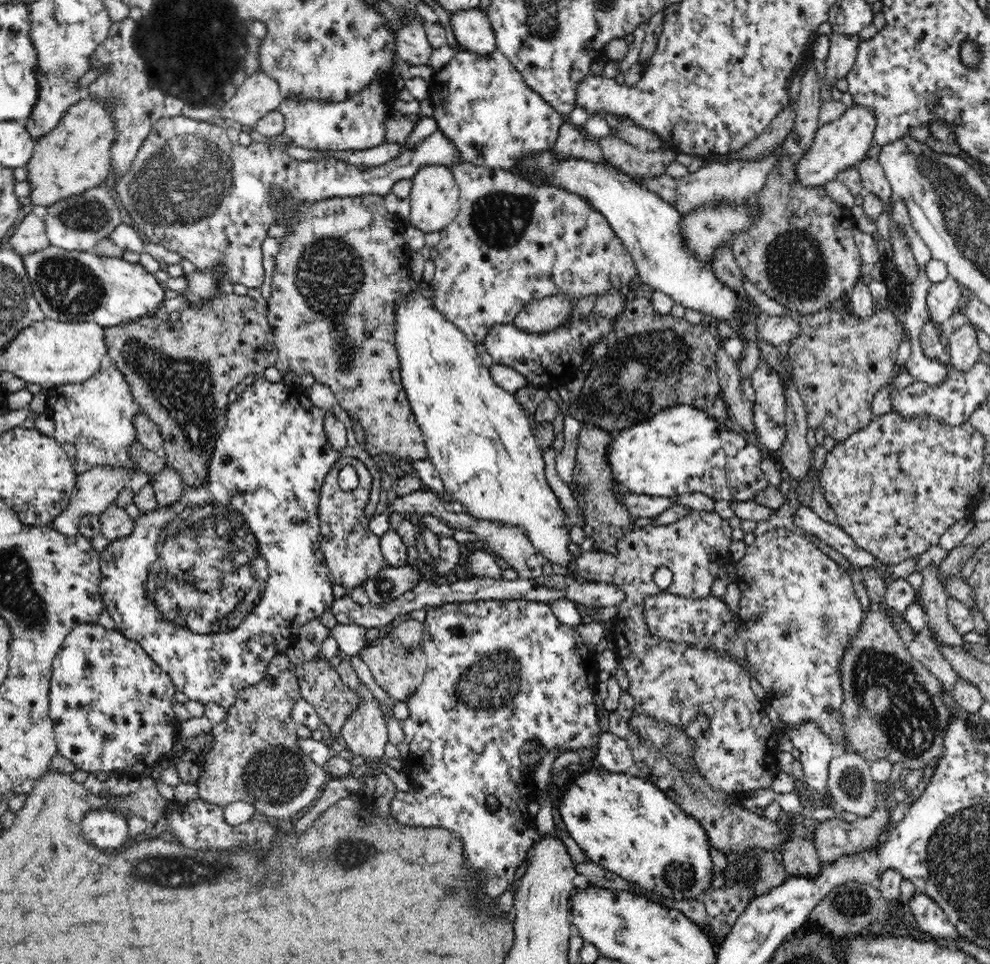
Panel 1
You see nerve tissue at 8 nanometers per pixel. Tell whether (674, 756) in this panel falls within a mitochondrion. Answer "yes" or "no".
yes

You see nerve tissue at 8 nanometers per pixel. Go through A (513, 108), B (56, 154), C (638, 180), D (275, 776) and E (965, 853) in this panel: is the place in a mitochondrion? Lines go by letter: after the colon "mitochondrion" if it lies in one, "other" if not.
A: other
B: other
C: other
D: mitochondrion
E: mitochondrion

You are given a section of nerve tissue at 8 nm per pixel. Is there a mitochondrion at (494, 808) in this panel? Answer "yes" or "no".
no

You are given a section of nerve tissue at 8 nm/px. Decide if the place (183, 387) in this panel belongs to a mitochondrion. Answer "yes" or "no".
yes

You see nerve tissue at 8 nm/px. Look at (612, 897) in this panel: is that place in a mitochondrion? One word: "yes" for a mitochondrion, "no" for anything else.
no

